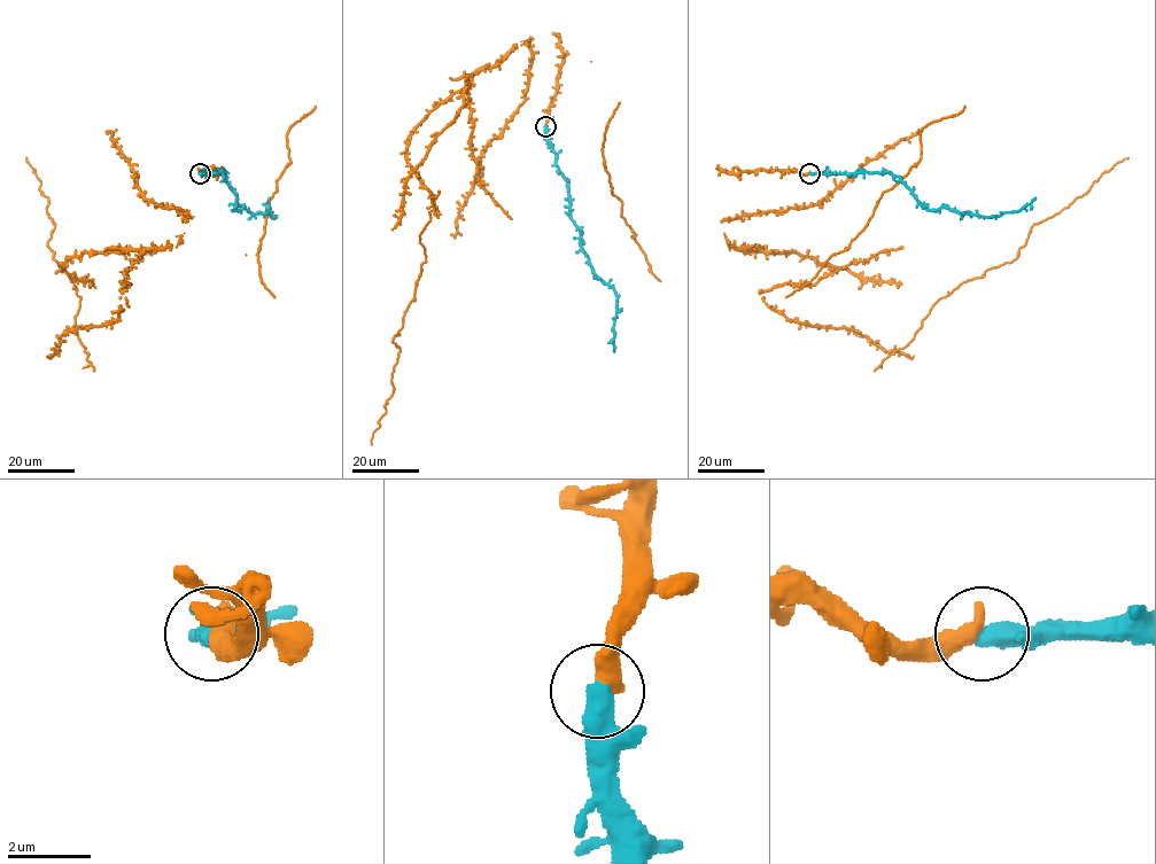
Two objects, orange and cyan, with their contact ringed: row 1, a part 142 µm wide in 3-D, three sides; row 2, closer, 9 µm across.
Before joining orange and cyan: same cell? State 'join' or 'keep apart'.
join

